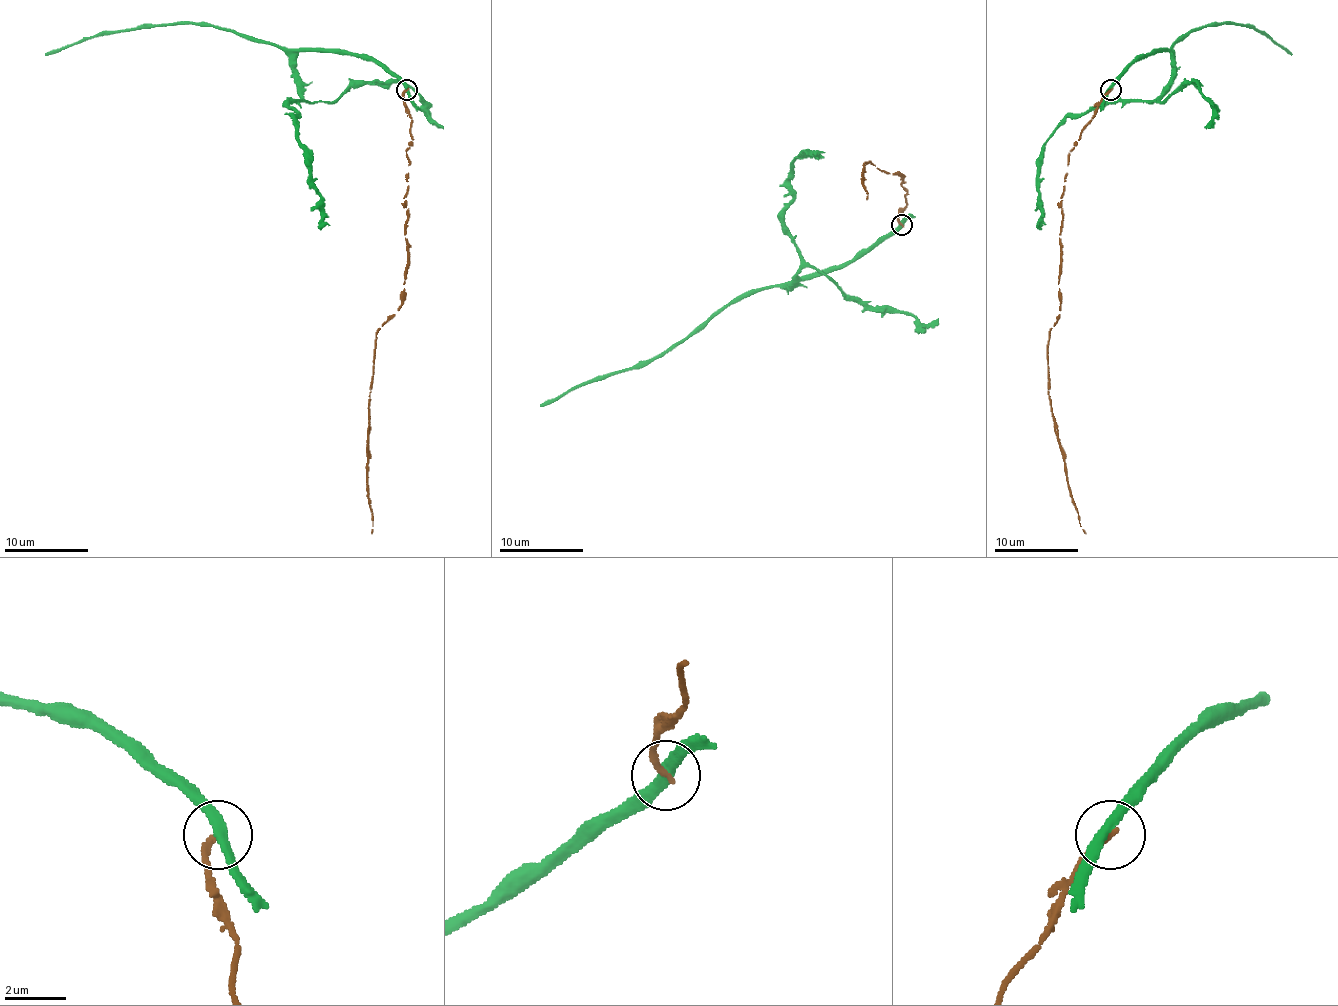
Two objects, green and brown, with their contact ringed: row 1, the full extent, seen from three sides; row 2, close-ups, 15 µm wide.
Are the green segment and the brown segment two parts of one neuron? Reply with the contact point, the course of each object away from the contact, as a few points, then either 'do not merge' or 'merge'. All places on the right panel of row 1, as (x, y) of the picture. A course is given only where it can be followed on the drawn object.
(1111, 90) | green via (1110, 90), (1131, 65), (1146, 55), (1167, 50), (1198, 27), (1219, 23), (1246, 25), (1261, 31), (1293, 55) | brown via (1110, 90), (1068, 157), (1060, 233), (1060, 315), (1047, 346), (1053, 430), (1070, 497), (1085, 533) | do not merge

